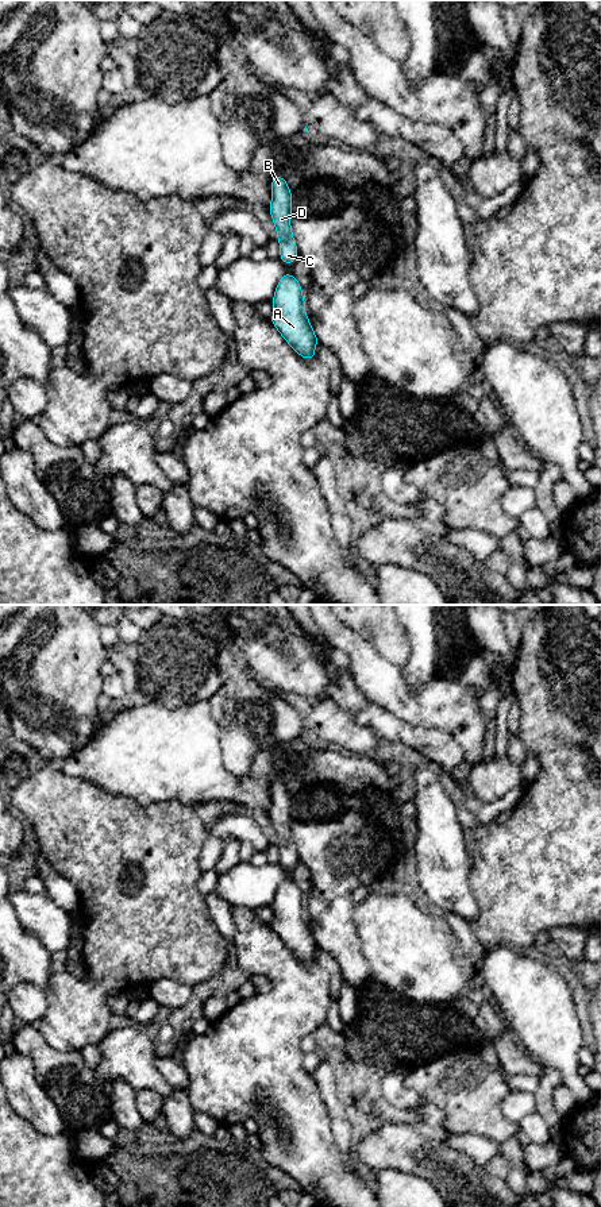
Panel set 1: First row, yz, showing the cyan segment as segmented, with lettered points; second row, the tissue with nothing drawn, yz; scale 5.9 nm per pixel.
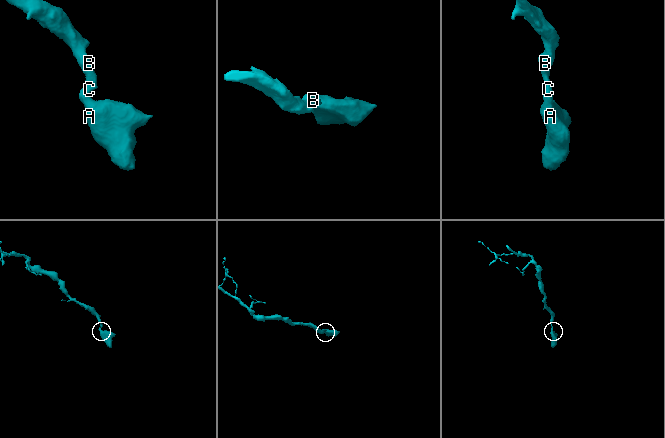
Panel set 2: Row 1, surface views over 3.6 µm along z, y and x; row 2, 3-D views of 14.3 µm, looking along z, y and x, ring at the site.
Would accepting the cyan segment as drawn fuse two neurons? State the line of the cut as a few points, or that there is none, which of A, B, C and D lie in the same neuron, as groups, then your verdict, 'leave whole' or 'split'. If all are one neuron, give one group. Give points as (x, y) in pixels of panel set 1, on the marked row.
no cut; A B C D; leave whole

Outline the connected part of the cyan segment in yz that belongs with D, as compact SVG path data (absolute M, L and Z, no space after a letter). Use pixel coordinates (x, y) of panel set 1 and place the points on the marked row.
M282 176L271 178L271 203L269 212L277 230L277 240L280 242L280 259L285 265L293 263L300 255L297 244L293 239L292 219L292 190Z

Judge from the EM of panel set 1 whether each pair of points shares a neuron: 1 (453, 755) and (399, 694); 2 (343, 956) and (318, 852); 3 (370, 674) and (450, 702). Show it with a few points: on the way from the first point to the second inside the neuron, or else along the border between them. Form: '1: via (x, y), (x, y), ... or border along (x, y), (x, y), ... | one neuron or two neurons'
1: border along (397, 718), (417, 725), (440, 728), (457, 741) | two neurons
2: via (334, 930), (334, 880), (331, 878) | one neuron
3: via (390, 691), (405, 702), (430, 702) | one neuron

